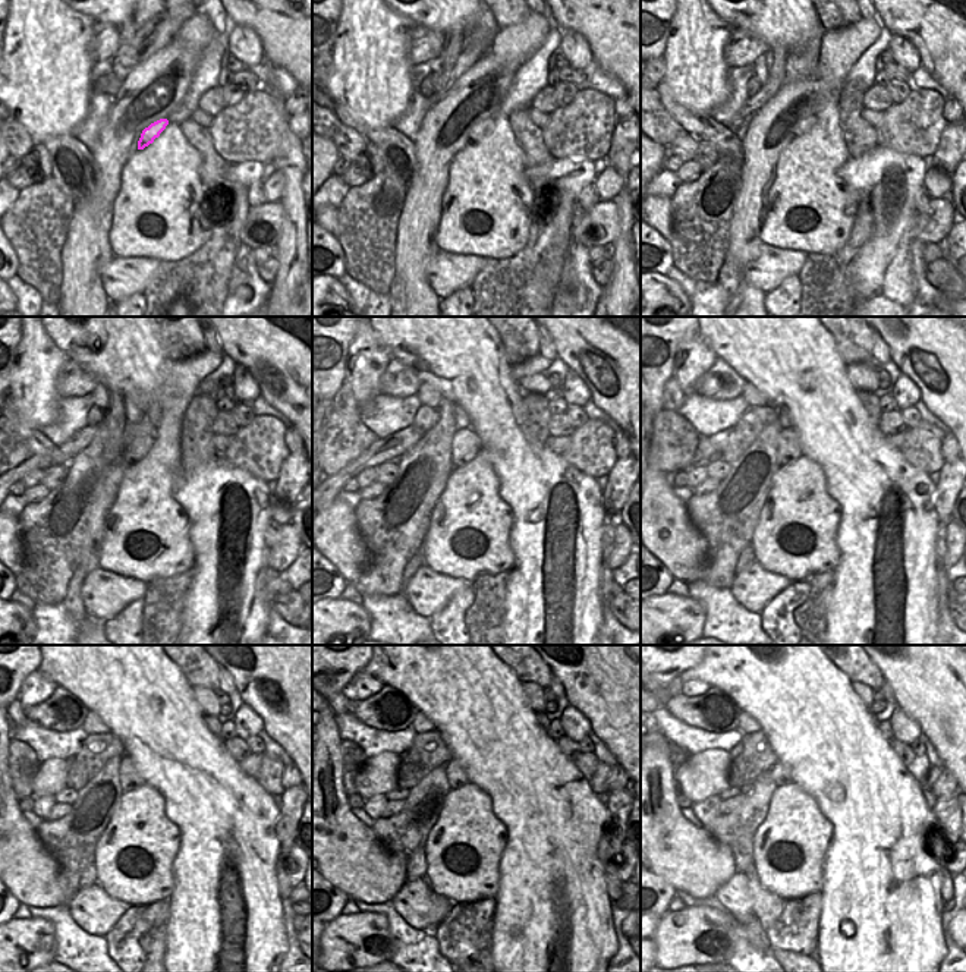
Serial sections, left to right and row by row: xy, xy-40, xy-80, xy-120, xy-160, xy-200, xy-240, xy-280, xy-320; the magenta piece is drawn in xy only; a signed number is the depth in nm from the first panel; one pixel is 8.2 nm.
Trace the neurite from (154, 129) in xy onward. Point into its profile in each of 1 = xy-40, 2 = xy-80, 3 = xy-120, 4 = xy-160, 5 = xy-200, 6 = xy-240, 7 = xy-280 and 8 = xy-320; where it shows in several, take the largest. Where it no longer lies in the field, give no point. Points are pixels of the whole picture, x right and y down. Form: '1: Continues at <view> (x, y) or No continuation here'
1: Continues at xy-40 (481, 129)
2: Continues at xy-80 (804, 126)
3: Continues at xy-120 (137, 446)
4: Continues at xy-160 (465, 446)
5: Continues at xy-200 (789, 449)
6: Continues at xy-240 (129, 779)
7: Continues at xy-280 (456, 777)
8: Continues at xy-320 (779, 773)

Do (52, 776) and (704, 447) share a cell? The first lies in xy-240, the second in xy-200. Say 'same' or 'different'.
same

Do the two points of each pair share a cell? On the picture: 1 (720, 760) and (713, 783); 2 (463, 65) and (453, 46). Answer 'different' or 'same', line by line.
1: same
2: different

